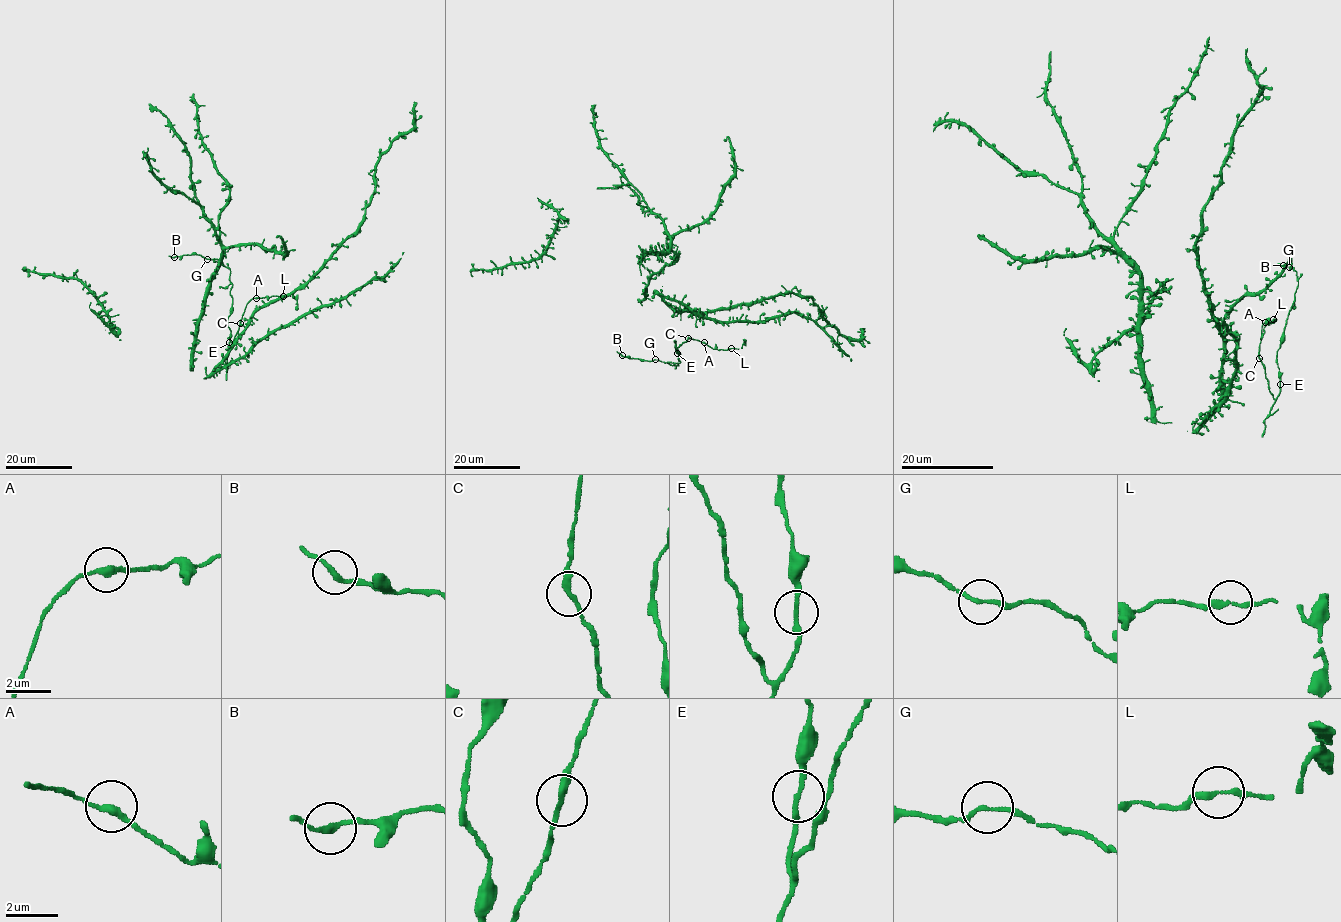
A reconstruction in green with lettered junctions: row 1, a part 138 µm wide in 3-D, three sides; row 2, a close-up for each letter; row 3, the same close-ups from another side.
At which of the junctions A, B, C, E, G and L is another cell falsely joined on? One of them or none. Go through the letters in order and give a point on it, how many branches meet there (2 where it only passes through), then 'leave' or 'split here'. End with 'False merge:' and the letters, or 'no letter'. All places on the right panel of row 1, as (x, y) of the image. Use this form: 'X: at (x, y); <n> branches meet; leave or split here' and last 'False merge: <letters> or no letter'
A: at (1265, 322); 2 branches meet; leave
B: at (1283, 265); 2 branches meet; leave
C: at (1259, 358); 2 branches meet; leave
E: at (1280, 384); 2 branches meet; leave
G: at (1289, 267); 2 branches meet; leave
L: at (1273, 319); 2 branches meet; leave
False merge: no letter

